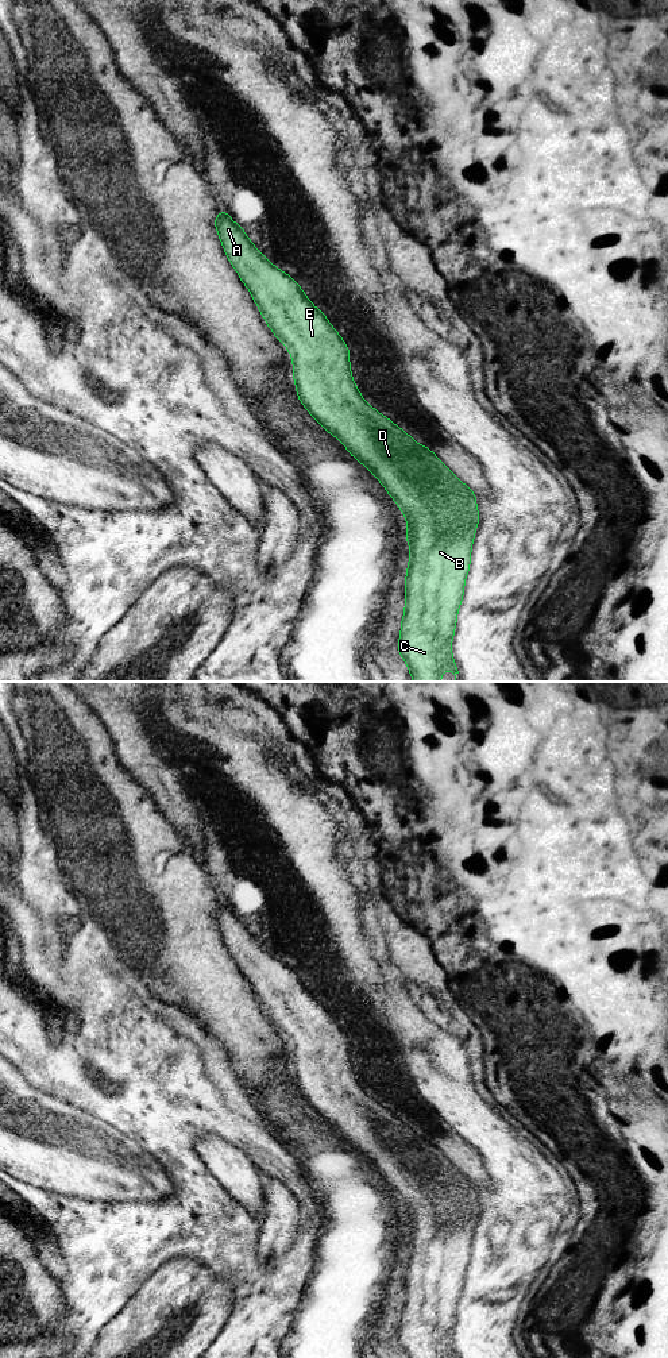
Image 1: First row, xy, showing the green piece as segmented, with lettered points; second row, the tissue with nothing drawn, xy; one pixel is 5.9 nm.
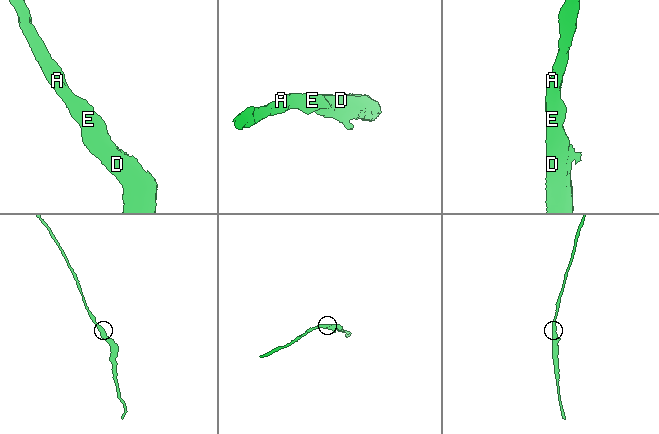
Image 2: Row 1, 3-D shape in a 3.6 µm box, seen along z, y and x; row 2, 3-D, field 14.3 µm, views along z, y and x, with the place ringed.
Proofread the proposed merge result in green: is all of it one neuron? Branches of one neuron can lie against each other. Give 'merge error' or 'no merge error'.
no merge error

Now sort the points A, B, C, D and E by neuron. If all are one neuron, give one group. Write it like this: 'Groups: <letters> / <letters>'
Groups: A B C D E

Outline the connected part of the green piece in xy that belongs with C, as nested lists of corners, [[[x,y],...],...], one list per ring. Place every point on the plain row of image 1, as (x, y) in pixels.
[[[225,899],[213,917],[229,954],[248,979],[266,1015],[291,1046],[298,1091],[383,1176],[403,1204],[410,1249],[398,1331],[401,1349],[408,1358],[456,1358],[451,1334],[479,1215],[475,1183],[455,1168],[432,1141],[417,1135],[410,1126],[364,1092],[352,1070],[345,1033],[327,1007],[309,992],[301,977],[259,944]]]

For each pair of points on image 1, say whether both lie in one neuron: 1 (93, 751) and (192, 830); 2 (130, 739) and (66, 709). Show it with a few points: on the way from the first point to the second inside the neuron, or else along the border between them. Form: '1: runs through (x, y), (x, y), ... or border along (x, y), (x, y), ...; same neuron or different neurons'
1: border along (151, 799), (165, 817); different neurons
2: border along (81, 695), (100, 720); different neurons

